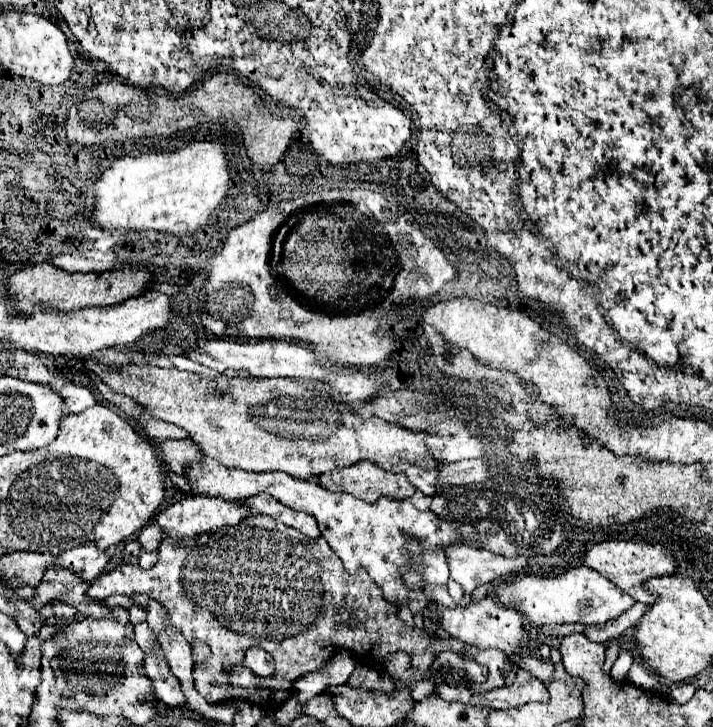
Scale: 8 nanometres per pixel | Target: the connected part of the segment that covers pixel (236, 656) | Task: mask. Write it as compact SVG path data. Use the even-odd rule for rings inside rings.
M251 516L235 526L223 526L193 538L165 536L159 544L157 556L159 560L151 570L119 566L111 572L103 572L93 580L93 584L89 582L89 590L85 594L89 598L105 600L111 594L129 596L143 592L161 602L167 608L167 626L183 632L185 640L199 640L211 648L209 660L193 668L195 690L211 704L243 700L259 708L277 710L285 702L287 694L283 692L289 692L299 676L323 670L337 650L349 650L361 664L371 668L383 668L389 654L403 650L411 656L411 666L421 674L421 678L431 678L431 664L437 658L437 650L447 650L447 646L443 648L439 644L439 638L431 638L427 632L417 628L405 628L397 618L395 606L389 606L381 596L381 590L371 582L369 574L359 570L359 574L351 578L325 538L309 538L271 516ZM249 646L261 646L273 654L277 668L271 678L253 678L253 672L247 672L243 658Z

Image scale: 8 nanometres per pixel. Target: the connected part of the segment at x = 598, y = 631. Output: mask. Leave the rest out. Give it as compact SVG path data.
M635 604L631 610L627 610L627 614L621 614L619 618L613 618L613 620L609 620L605 624L599 624L599 626L589 626L585 634L587 634L587 638L591 638L595 642L615 640L627 628L635 626L643 618L645 612L647 612L647 606L645 604Z

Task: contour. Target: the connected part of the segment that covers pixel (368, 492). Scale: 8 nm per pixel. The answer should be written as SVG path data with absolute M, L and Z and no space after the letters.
M369 460L323 474L319 476L319 484L331 492L347 492L367 502L375 502L379 496L403 500L415 494L415 486L405 474L387 472Z

